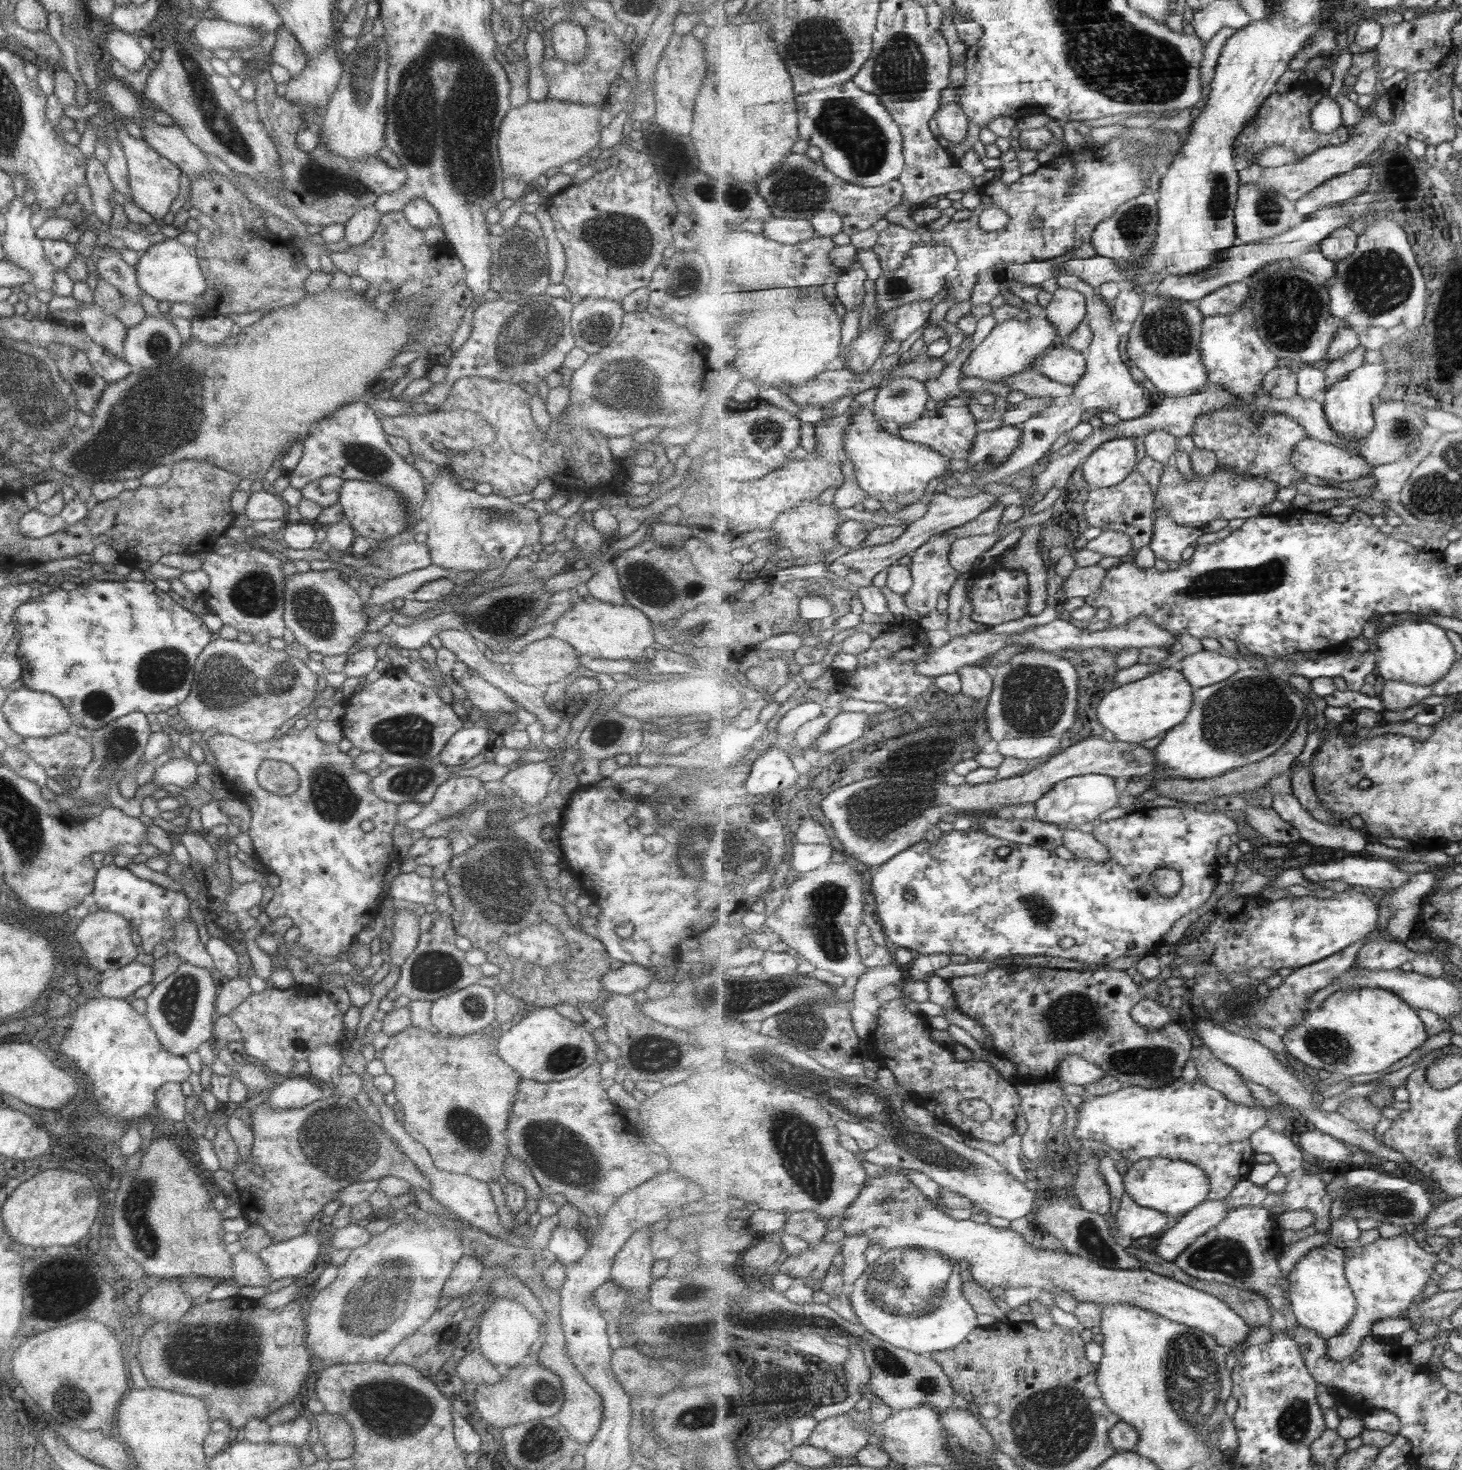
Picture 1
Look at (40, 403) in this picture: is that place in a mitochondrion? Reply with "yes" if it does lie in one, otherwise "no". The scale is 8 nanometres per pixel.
yes

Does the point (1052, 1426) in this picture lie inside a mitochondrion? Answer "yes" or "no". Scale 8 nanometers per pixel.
yes

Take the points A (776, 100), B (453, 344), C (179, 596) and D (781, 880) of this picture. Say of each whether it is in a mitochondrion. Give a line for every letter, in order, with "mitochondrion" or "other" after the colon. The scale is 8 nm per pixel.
A: other
B: other
C: other
D: mitochondrion

